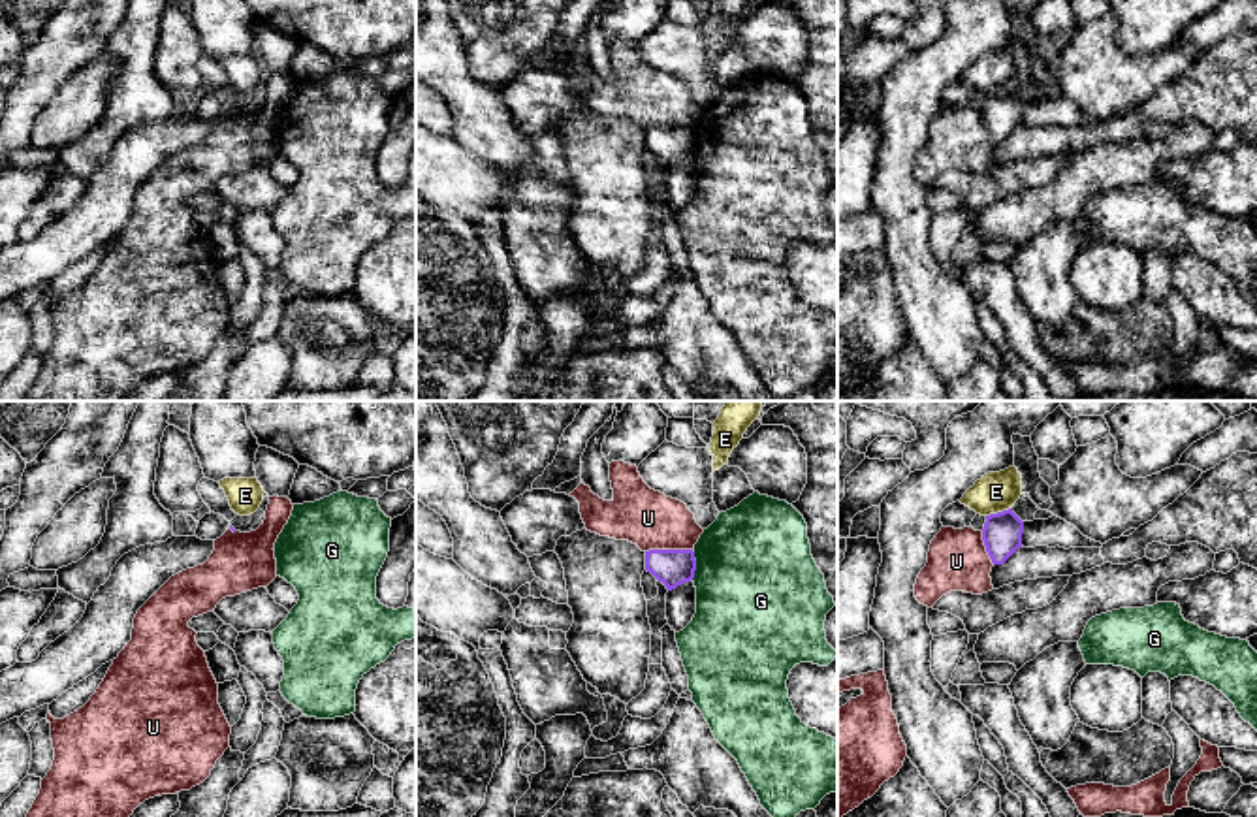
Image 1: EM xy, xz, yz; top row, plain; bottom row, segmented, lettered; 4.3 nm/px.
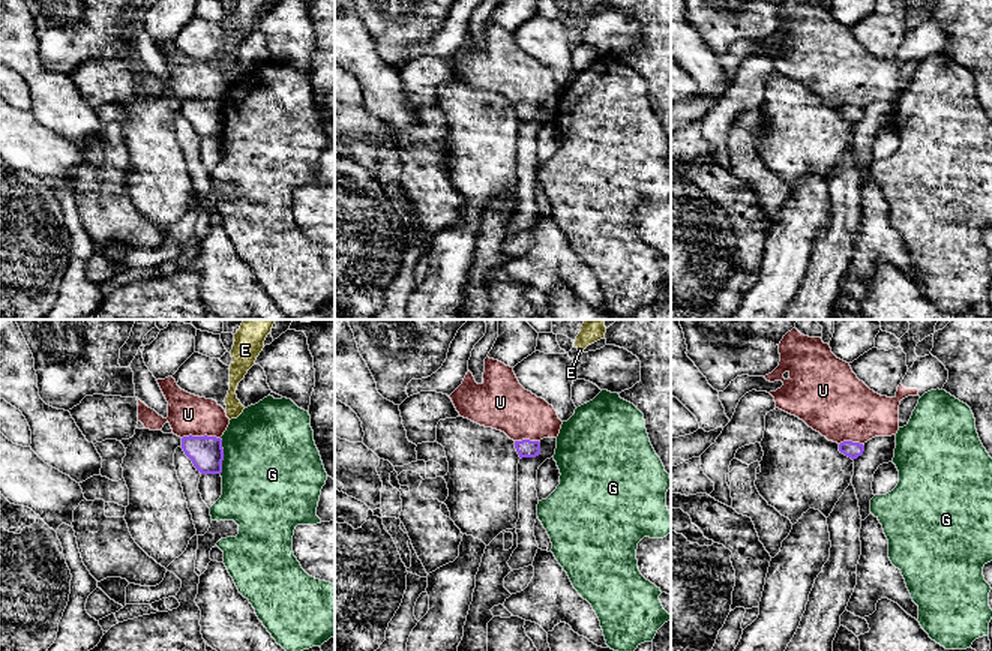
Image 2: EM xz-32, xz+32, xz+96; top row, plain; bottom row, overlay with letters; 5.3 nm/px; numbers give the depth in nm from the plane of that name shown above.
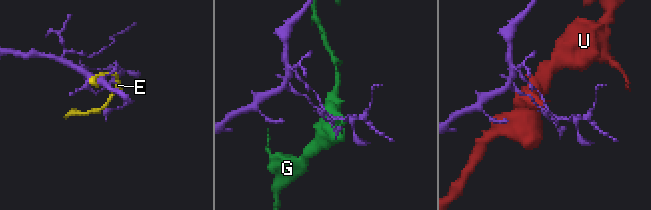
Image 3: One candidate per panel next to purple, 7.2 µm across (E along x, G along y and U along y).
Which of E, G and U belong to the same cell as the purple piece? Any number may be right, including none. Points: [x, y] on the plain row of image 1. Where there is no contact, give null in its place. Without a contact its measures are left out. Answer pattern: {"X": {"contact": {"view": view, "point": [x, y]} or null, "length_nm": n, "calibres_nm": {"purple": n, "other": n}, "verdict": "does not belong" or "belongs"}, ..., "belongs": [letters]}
{"E": {"contact": {"view": "yz", "point": [998, 91]}, "length_nm": 120, "calibres_nm": {"purple": 170, "other": 170}, "verdict": "does not belong"}, "G": {"contact": {"view": "xz", "point": [695, 144]}, "length_nm": 130, "calibres_nm": {"purple": 160, "other": 500}, "verdict": "does not belong"}, "U": {"contact": {"view": "xz", "point": [668, 128]}, "length_nm": 200, "calibres_nm": {"purple": 160, "other": 240}, "verdict": "does not belong"}, "belongs": []}

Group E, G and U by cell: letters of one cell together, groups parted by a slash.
E / G / U

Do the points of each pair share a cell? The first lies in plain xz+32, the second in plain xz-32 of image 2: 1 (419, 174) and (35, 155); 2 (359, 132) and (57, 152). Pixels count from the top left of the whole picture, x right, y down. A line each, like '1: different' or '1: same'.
1: different
2: same

